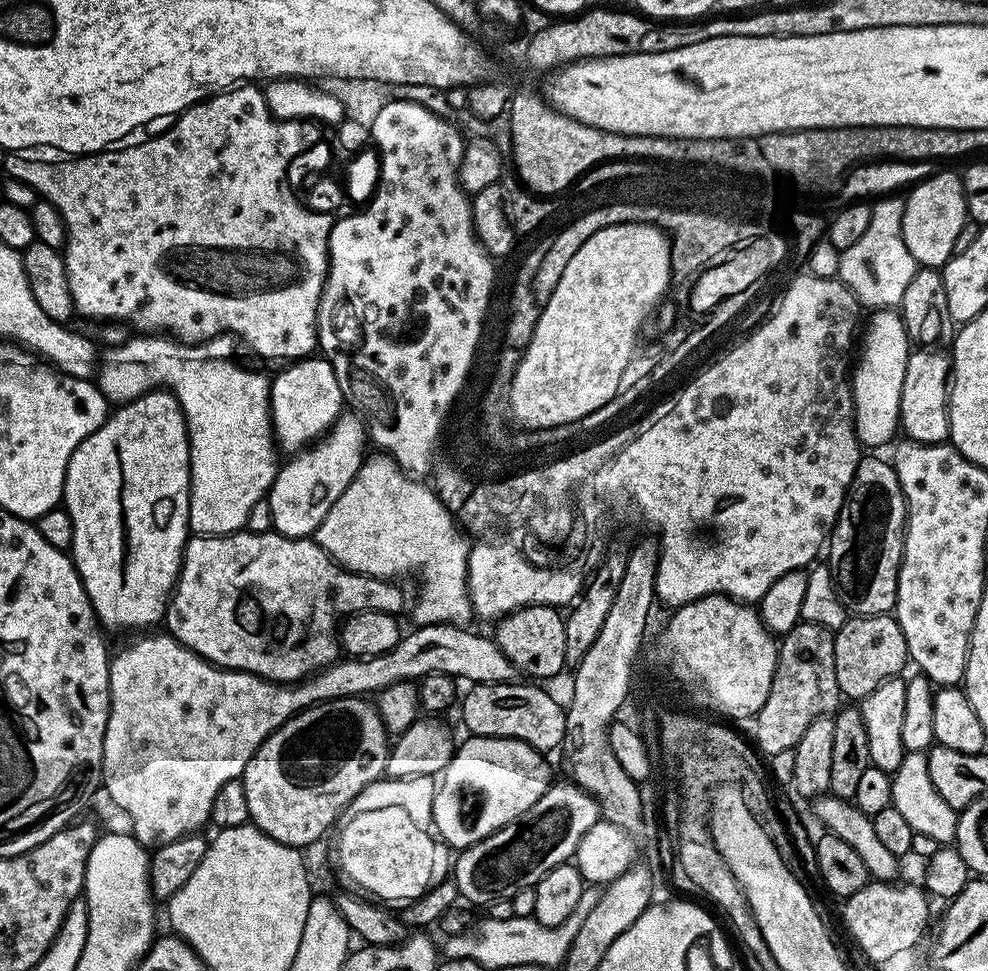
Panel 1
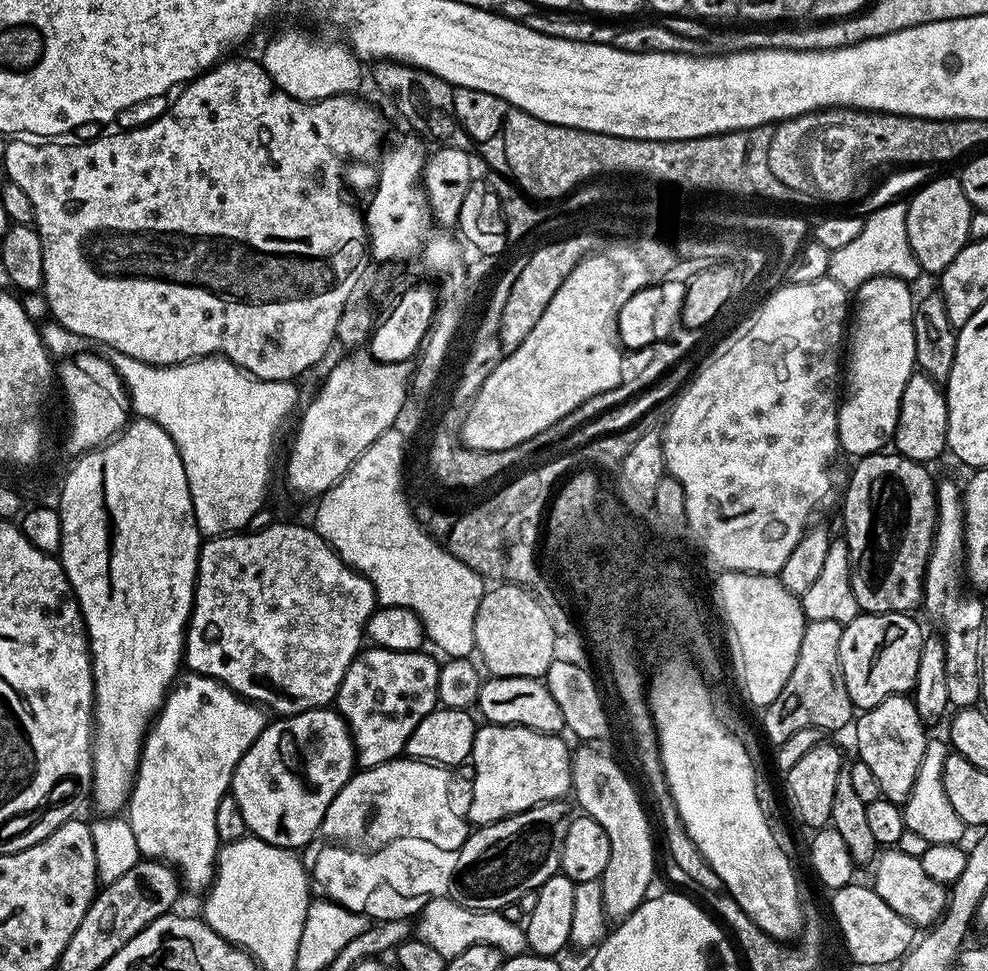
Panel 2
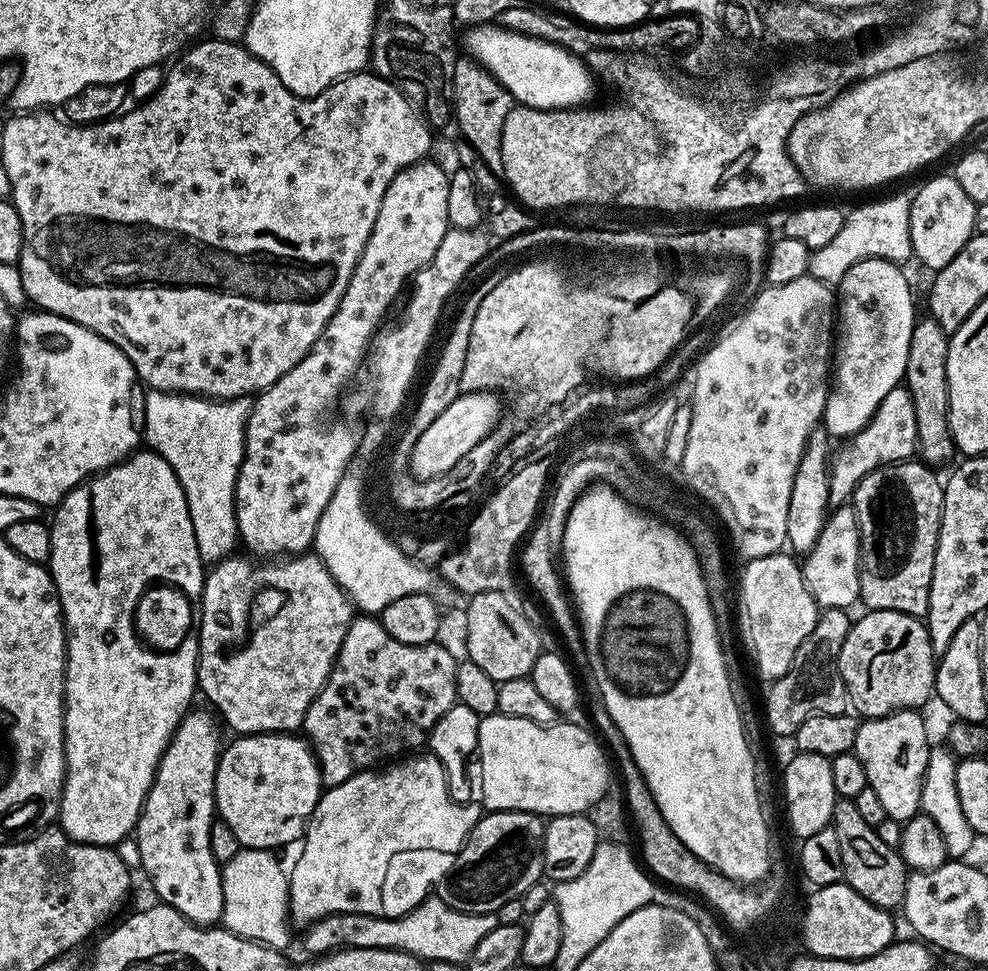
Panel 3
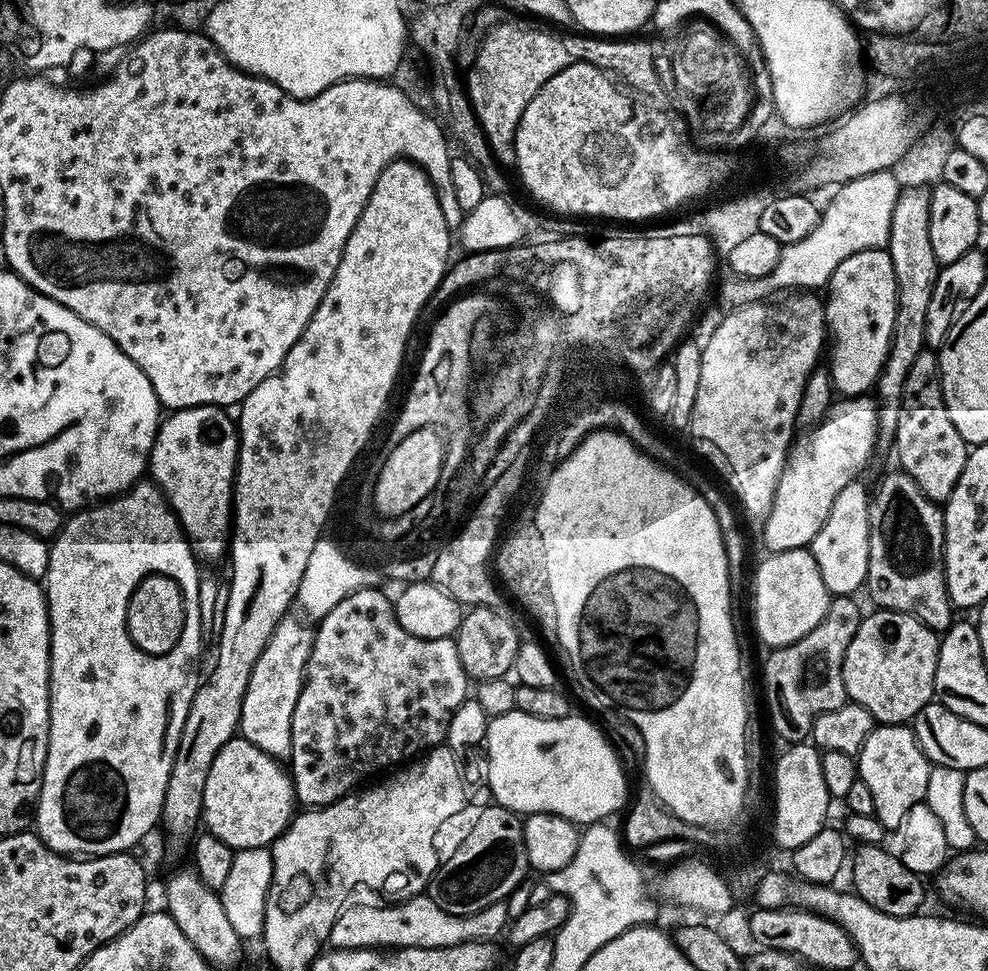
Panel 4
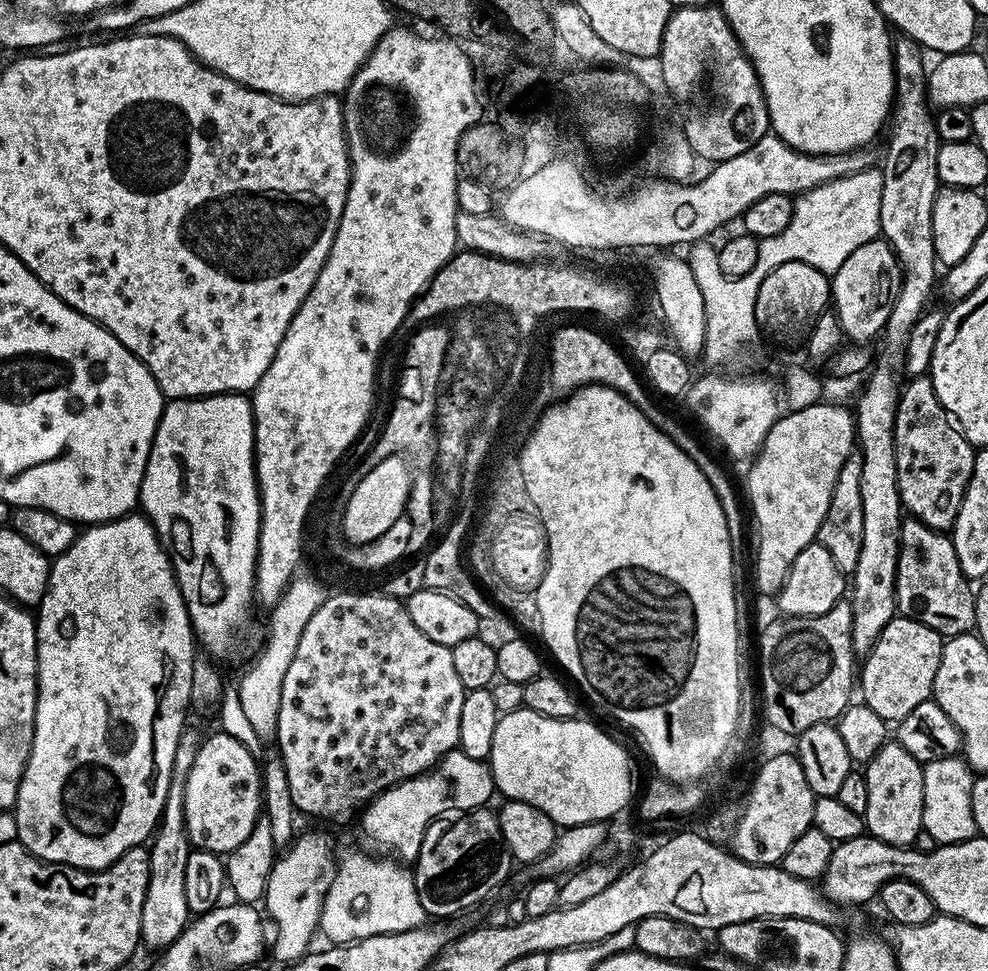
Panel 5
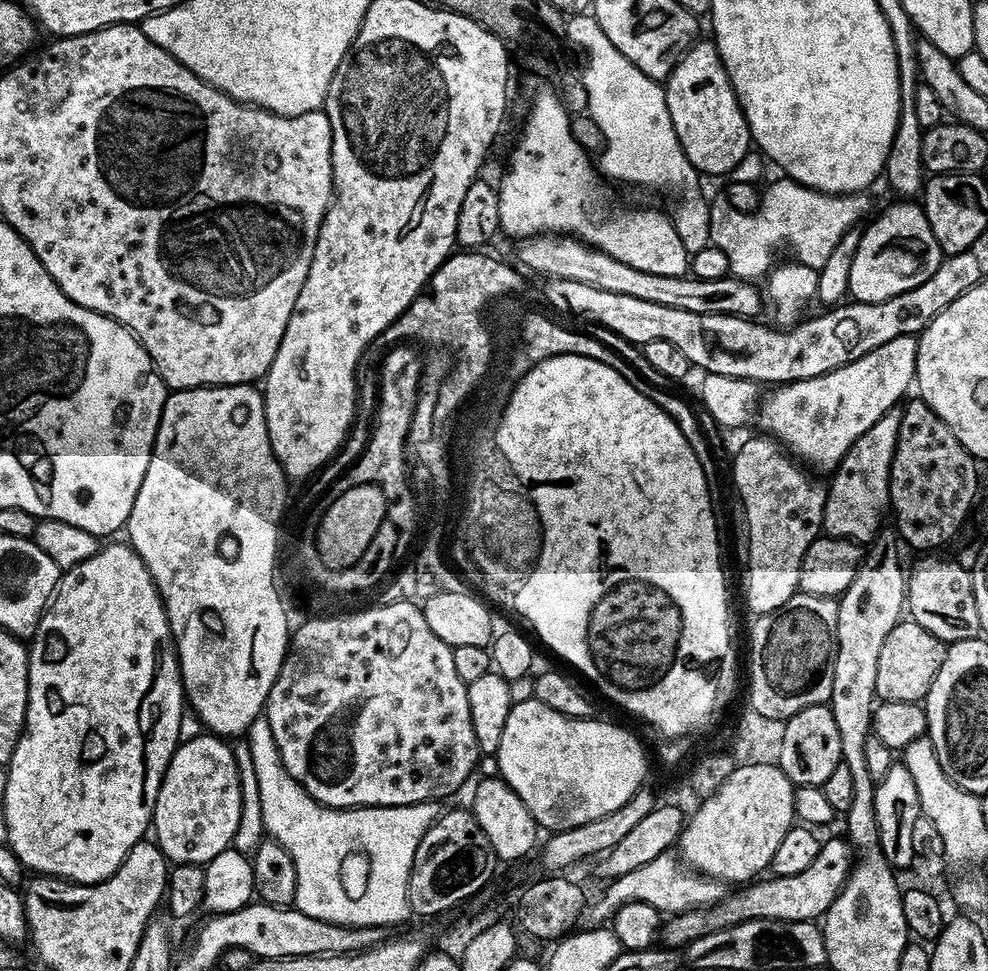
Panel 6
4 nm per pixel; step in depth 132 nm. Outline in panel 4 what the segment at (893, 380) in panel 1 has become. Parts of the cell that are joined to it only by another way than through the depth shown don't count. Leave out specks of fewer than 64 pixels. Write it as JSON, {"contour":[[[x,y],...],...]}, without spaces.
{"contour":[[[883,248],[864,249],[860,253],[850,254],[845,261],[842,261],[834,270],[826,285],[826,299],[824,300],[824,316],[828,319],[828,332],[830,333],[830,352],[832,348],[832,364],[830,363],[830,375],[832,387],[841,397],[863,396],[871,393],[876,387],[876,380],[880,377],[880,371],[884,369],[884,363],[888,357],[888,351],[892,345],[894,334],[894,320],[896,318],[896,279],[894,278],[894,262],[890,262],[890,254]]]}

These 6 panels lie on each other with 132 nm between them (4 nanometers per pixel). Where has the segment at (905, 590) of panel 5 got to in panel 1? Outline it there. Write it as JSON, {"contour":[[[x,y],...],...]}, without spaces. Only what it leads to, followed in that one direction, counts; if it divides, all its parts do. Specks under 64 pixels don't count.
{"contour":[[[876,454],[868,455],[856,467],[840,516],[832,527],[830,543],[826,548],[826,563],[832,570],[840,600],[849,613],[882,616],[896,607],[908,501],[904,499],[898,474],[891,463],[887,459],[879,460]]]}

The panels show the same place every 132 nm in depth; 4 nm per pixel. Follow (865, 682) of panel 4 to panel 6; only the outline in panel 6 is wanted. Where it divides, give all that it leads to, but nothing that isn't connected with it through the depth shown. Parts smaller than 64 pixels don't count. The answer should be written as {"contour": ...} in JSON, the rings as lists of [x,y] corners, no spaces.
{"contour":[[[901,619],[900,623],[894,626],[894,630],[886,634],[886,642],[882,642],[882,654],[878,654],[877,697],[881,701],[911,704],[923,701],[942,666],[945,651],[944,641],[934,638],[930,630],[918,626],[914,619]]]}

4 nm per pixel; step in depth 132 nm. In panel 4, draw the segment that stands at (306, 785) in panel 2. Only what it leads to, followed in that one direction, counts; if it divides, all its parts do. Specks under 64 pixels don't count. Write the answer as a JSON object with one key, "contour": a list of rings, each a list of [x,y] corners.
{"contour":[[[233,738],[218,750],[204,791],[203,827],[233,848],[268,848],[288,829],[297,811],[296,786],[285,765],[243,738]]]}

